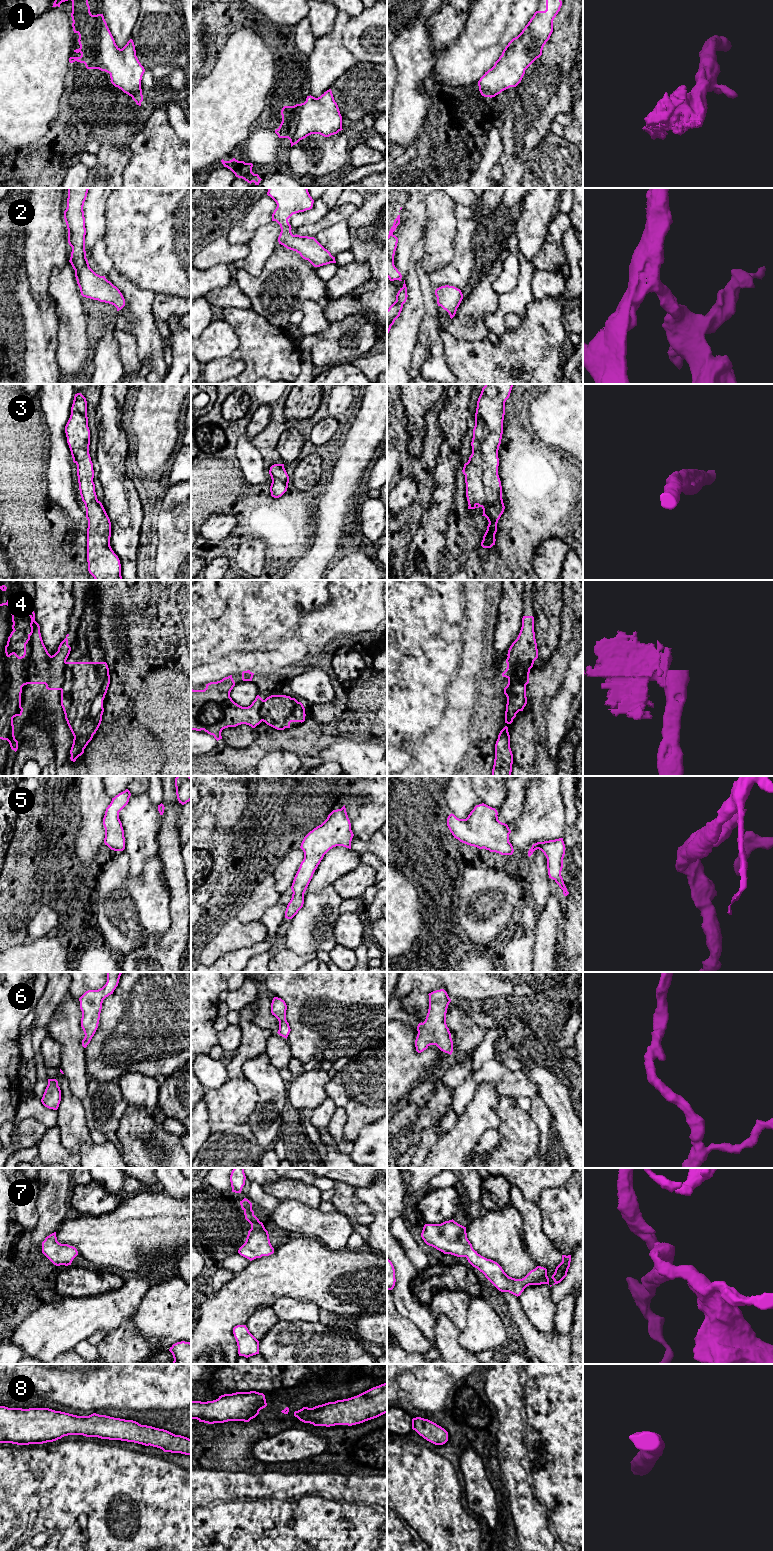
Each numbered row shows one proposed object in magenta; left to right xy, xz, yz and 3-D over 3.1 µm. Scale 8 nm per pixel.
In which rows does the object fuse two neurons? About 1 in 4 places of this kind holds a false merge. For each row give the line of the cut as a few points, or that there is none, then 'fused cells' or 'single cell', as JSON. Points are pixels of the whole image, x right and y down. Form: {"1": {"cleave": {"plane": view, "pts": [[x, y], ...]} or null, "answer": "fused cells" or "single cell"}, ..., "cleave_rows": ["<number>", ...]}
{"1": {"cleave": null, "answer": "single cell"}, "2": {"cleave": null, "answer": "single cell"}, "3": {"cleave": null, "answer": "single cell"}, "4": {"cleave": {"plane": "xy", "pts": [[66, 662], [64, 682], [60, 689]]}, "answer": "fused cells"}, "5": {"cleave": null, "answer": "single cell"}, "6": {"cleave": null, "answer": "single cell"}, "7": {"cleave": null, "answer": "single cell"}, "8": {"cleave": null, "answer": "single cell"}, "cleave_rows": ["4"]}

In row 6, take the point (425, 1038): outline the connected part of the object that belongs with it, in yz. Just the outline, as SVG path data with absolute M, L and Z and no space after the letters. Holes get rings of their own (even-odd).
M444 989L436 990L429 995L429 1009L425 1021L417 1026L415 1047L418 1053L430 1045L436 1045L441 1051L452 1054L453 1041L446 1024L446 1013L451 999Z

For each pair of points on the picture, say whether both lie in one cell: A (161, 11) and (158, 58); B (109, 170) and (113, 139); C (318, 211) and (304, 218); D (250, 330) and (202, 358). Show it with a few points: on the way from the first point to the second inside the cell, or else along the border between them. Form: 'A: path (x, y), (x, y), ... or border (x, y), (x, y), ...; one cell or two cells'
A: path (161, 23), (160, 46); one cell
B: path (112, 162), (113, 147); one cell
C: path (315, 214), (307, 217); one cell
D: border (223, 319), (238, 339), (238, 346), (231, 355); two cells

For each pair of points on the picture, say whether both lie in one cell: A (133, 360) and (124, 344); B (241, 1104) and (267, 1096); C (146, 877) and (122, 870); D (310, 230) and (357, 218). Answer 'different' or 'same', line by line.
A: same
B: different
C: same
D: different

